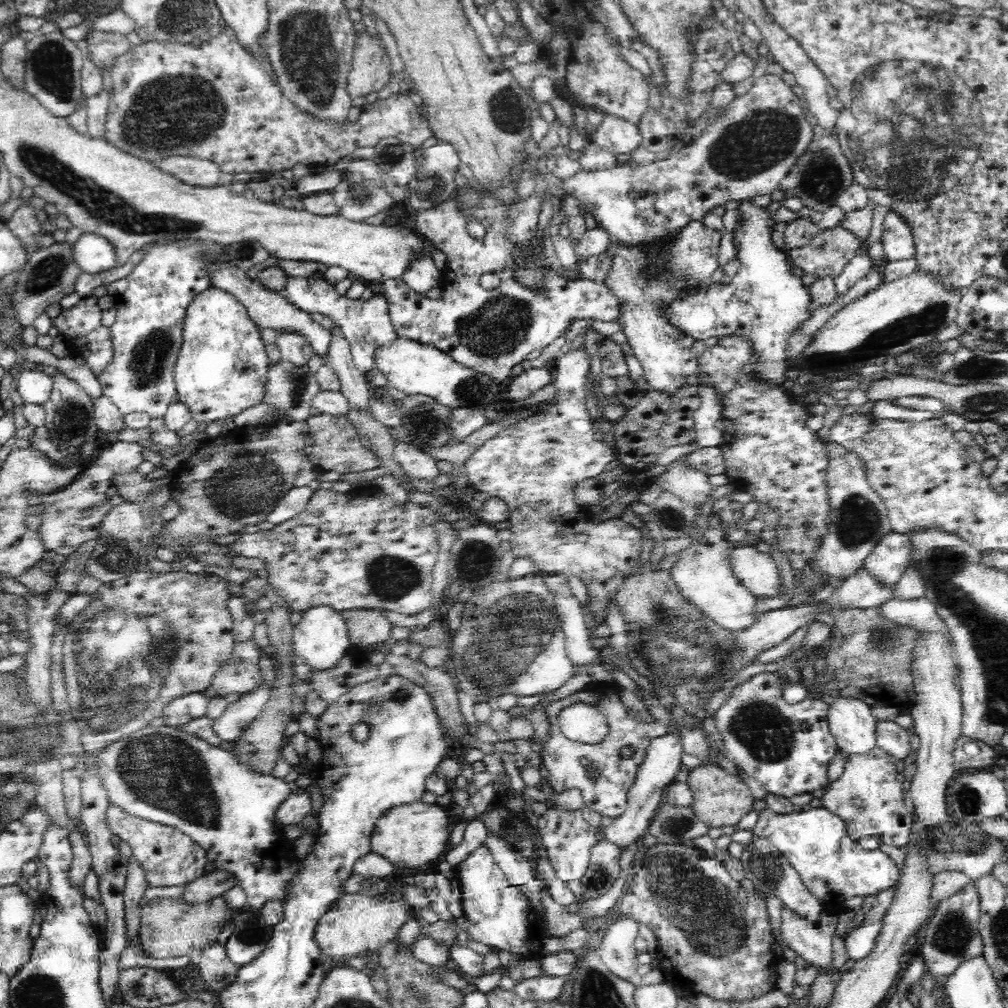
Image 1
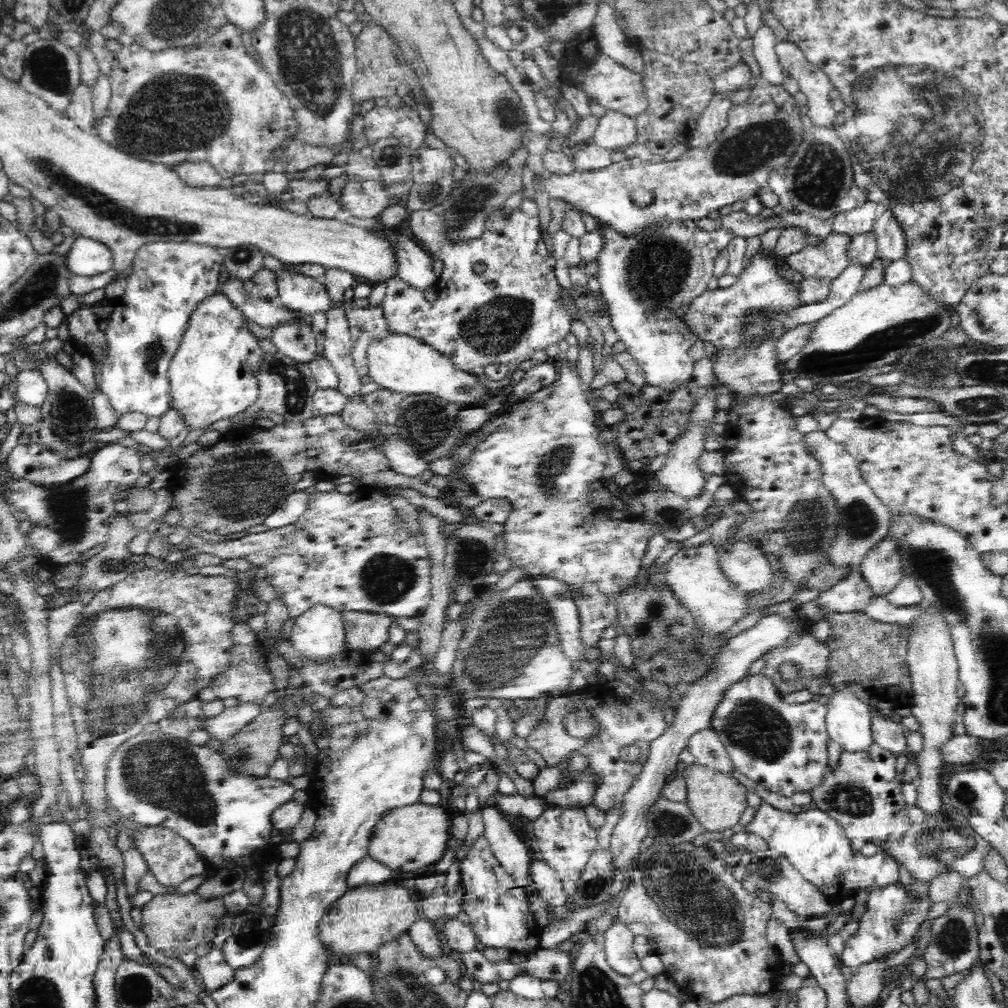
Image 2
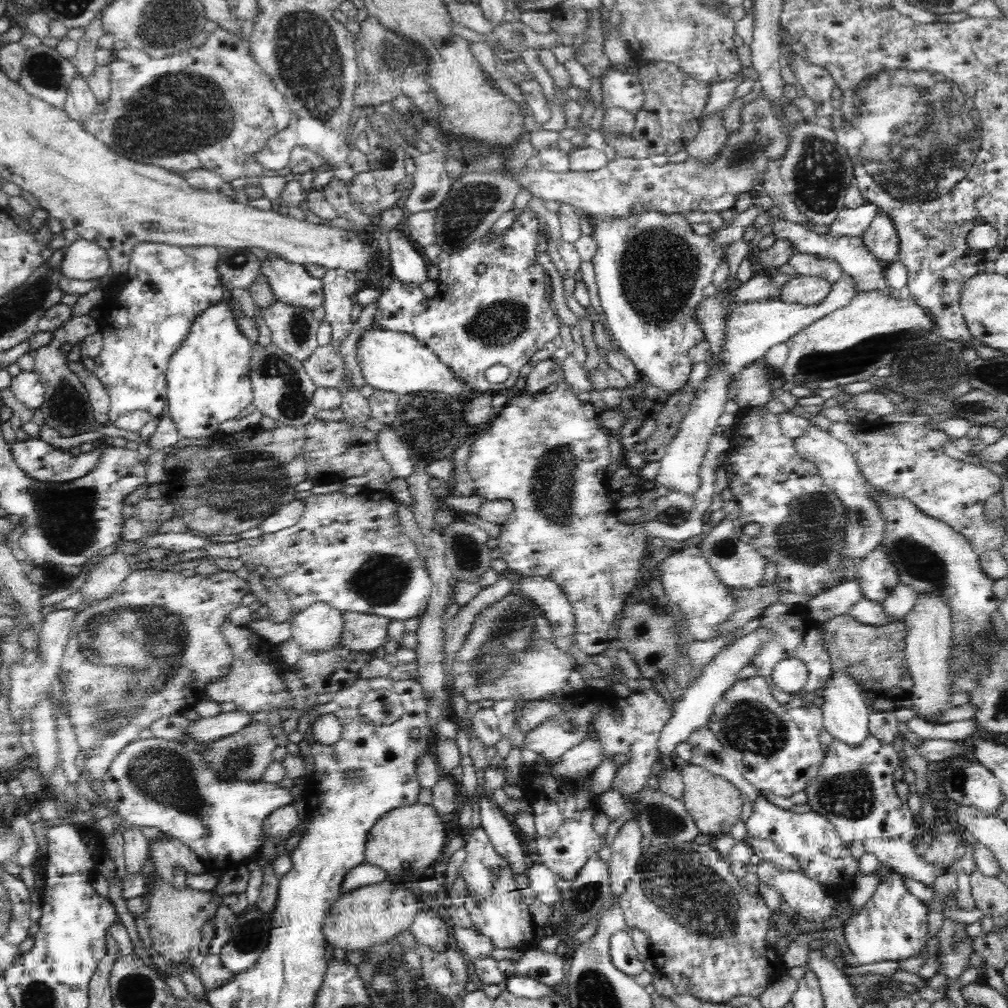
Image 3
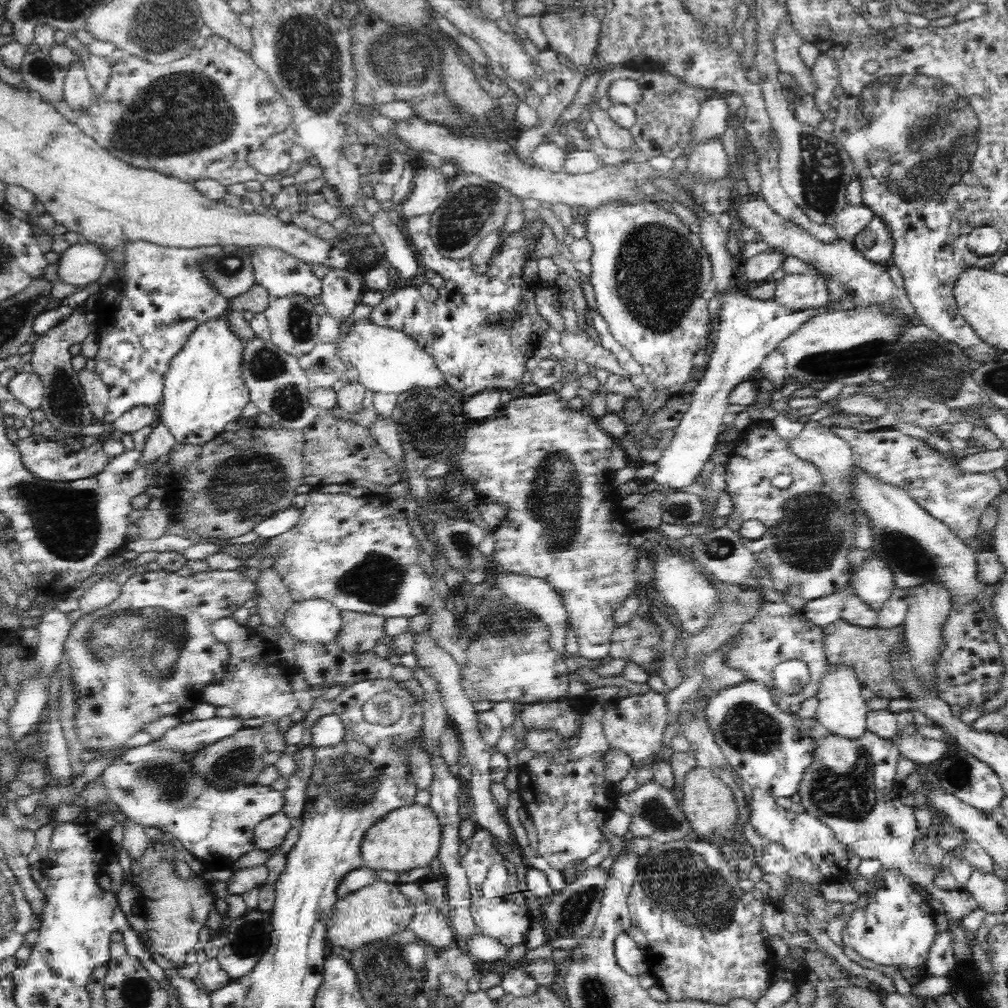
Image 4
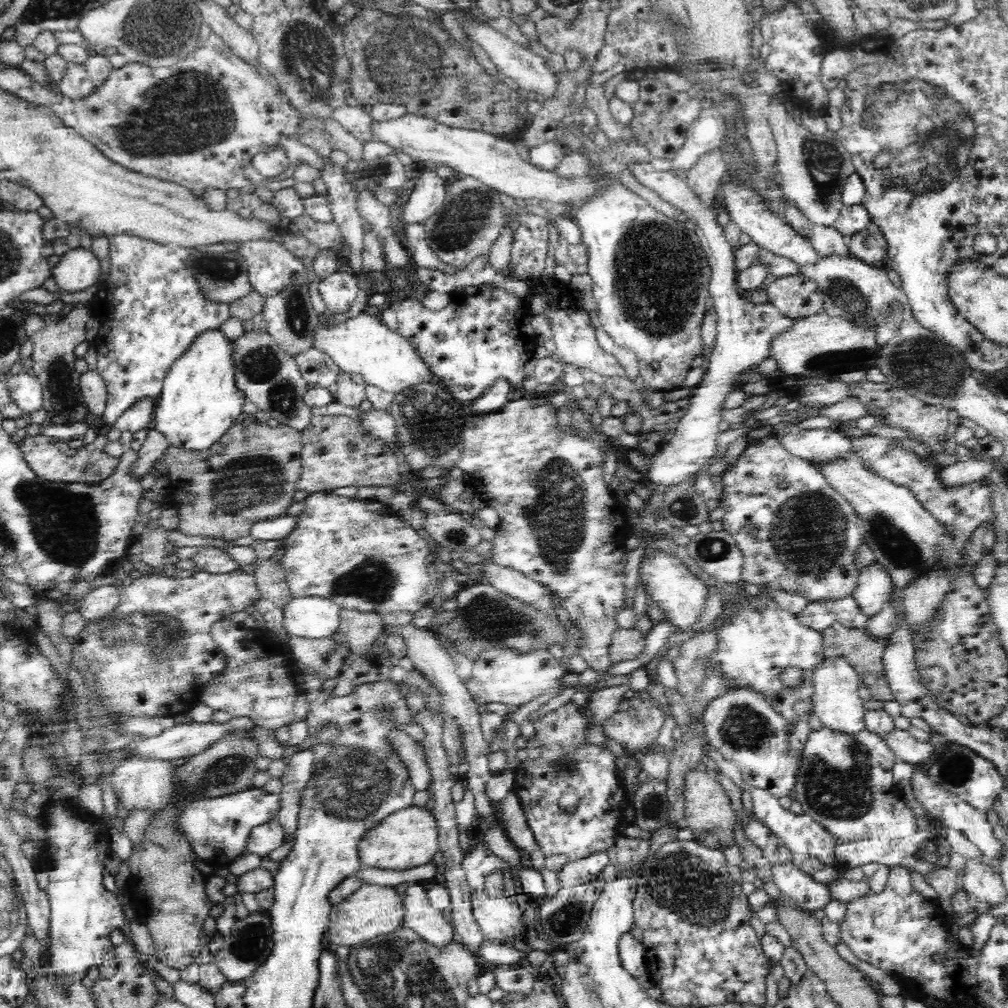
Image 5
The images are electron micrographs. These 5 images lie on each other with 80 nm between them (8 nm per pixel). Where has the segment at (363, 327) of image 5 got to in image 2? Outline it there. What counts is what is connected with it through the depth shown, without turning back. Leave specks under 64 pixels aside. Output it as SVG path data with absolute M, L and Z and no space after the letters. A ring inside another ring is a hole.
M391 333L372 340L366 350L366 360L370 382L378 382L380 388L402 396L430 394L444 402L464 406L482 405L490 398L485 379L460 370L434 347L413 336Z

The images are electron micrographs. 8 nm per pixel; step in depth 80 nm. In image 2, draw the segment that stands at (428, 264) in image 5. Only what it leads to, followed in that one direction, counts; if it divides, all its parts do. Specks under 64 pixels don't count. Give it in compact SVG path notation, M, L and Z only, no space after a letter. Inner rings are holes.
M533 198L524 199L512 214L504 215L503 208L496 209L485 218L485 229L480 237L462 242L451 242L446 235L442 203L423 211L412 211L408 219L414 240L433 258L444 262L444 270L436 285L438 298L432 301L426 300L422 291L410 287L410 284L403 283L401 279L386 282L386 297L380 306L388 329L391 333L413 336L434 347L435 351L442 353L460 370L481 379L485 379L484 370L489 364L506 364L507 376L500 382L487 381L488 389L508 386L521 362L530 360L536 350L546 350L550 344L556 345L563 340L569 334L573 320L581 318L580 310L594 313L595 316L599 311L609 315L606 300L601 293L595 298L588 288L584 294L578 294L576 290L566 292L556 280L551 260L544 260L536 251L541 231L538 206ZM489 283L496 283L496 287L491 289Z

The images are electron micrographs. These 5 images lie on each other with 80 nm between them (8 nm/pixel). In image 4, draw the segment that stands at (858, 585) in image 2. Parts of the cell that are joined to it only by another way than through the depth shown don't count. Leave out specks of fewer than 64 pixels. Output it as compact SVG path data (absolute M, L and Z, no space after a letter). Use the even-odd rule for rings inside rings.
M852 585L846 586L844 591L836 591L830 596L807 601L802 609L804 617L821 629L826 628L831 622L841 617L846 600L854 595L852 588Z

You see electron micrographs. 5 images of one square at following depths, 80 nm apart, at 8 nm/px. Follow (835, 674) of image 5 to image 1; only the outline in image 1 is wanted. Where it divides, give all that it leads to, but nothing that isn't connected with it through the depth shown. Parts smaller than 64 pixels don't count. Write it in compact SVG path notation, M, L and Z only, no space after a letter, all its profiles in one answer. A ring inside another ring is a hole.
M839 696L830 704L827 724L845 756L862 755L877 746L878 720L870 710L872 705L853 697Z

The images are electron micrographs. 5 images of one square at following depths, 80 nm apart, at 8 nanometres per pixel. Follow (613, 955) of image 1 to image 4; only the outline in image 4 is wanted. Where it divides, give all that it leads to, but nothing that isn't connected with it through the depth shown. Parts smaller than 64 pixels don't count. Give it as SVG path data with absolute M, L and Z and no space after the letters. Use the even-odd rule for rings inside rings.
M622 933L615 938L614 954L620 968L630 976L639 976L649 971L645 952L630 938L628 933Z

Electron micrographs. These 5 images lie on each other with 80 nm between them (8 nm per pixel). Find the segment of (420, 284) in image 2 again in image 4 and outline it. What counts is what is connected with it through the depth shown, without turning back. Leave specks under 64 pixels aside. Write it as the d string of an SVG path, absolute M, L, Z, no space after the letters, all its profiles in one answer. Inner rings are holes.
M363 198L366 210L373 216L373 230L382 239L388 263L396 270L402 280L419 283L425 268L421 267L415 250L407 242L407 238L390 220L387 211L380 209L375 198Z

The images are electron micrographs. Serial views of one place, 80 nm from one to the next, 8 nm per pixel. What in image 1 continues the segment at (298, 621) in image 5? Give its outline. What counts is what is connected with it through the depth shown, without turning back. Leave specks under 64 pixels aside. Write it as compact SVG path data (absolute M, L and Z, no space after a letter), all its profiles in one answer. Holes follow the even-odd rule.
M315 606L303 612L303 617L294 625L291 634L295 654L302 656L312 670L326 670L336 666L351 646L348 627L340 611L331 606Z

